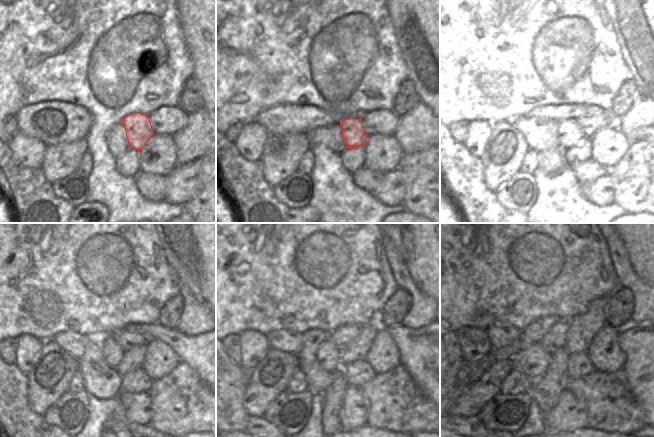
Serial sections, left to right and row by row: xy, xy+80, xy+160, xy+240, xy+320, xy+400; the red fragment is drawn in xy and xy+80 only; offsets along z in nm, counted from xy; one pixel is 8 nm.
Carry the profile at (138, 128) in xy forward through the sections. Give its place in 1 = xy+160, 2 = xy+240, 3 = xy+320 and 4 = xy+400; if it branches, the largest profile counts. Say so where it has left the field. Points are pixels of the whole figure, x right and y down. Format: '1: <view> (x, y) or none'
1: xy+160 (570, 134)
2: xy+240 (112, 353)
3: xy+320 (328, 355)
4: xy+400 (532, 362)

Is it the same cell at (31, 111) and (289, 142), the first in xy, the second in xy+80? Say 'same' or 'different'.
different

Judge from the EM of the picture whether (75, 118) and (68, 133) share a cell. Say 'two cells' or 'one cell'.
one cell

